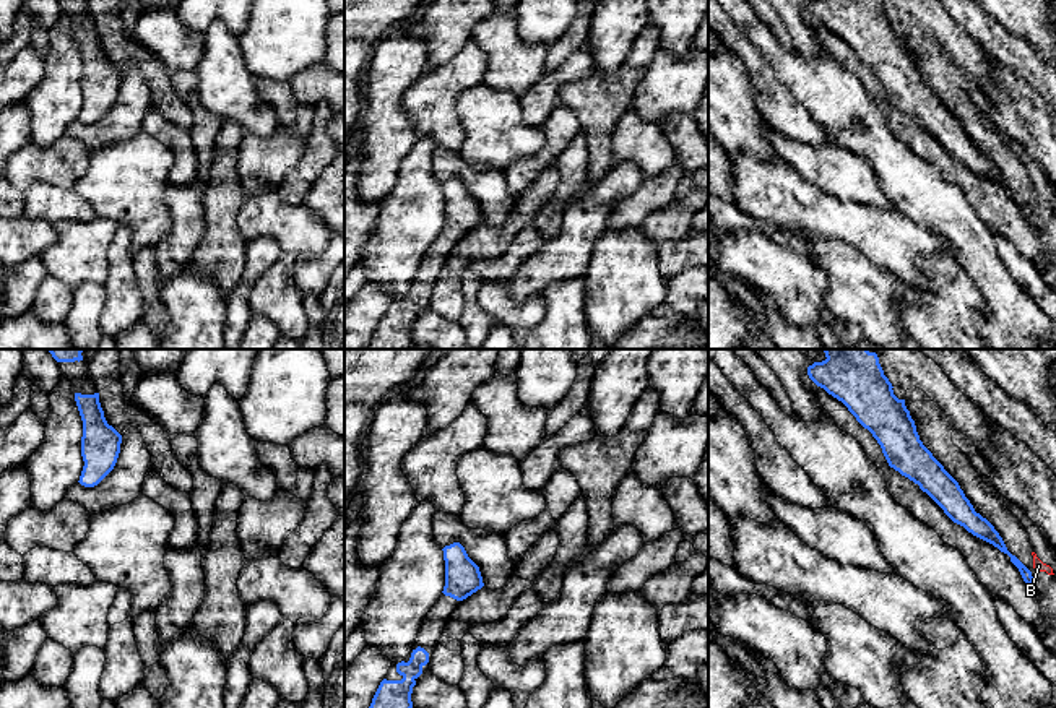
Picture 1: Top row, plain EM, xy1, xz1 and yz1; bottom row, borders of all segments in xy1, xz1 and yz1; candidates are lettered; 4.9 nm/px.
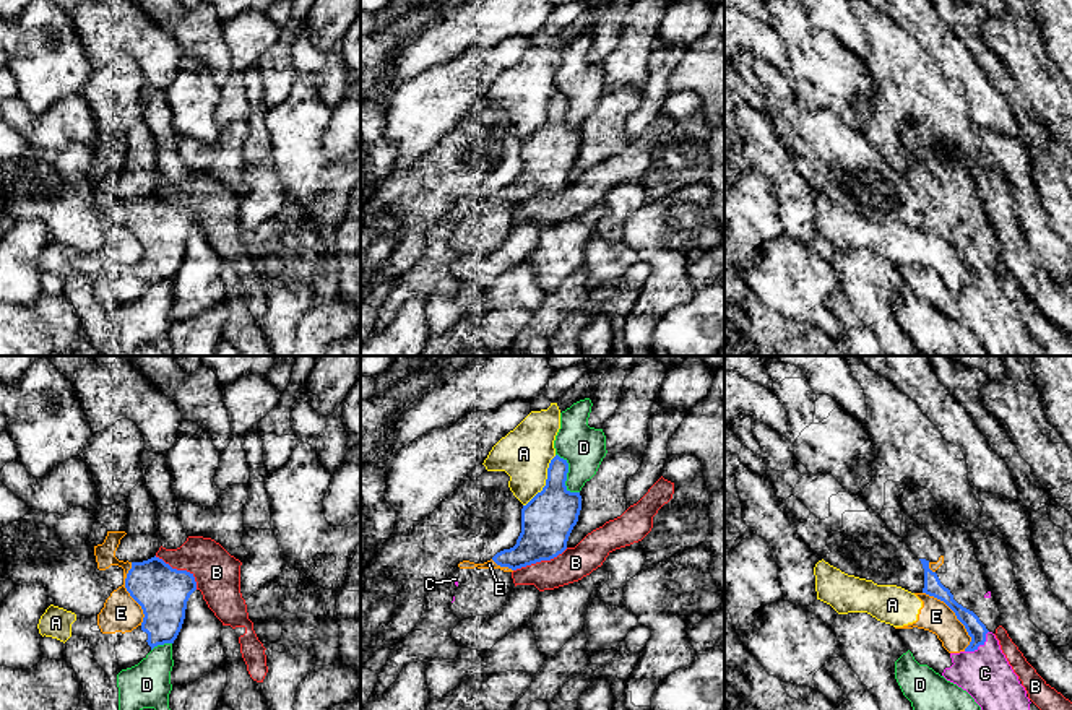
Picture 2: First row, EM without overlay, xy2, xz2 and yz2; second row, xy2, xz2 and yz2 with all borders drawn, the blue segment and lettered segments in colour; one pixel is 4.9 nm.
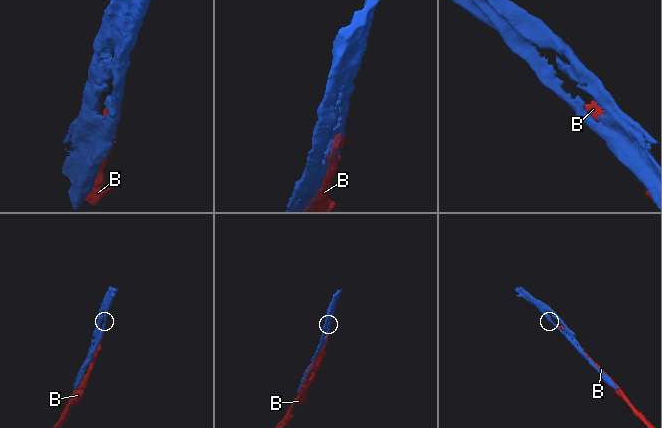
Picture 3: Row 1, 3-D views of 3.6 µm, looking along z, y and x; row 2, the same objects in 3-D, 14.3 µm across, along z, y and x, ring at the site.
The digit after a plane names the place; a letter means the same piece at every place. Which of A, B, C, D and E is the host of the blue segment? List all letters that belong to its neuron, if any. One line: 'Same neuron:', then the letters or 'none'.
Same neuron: C

